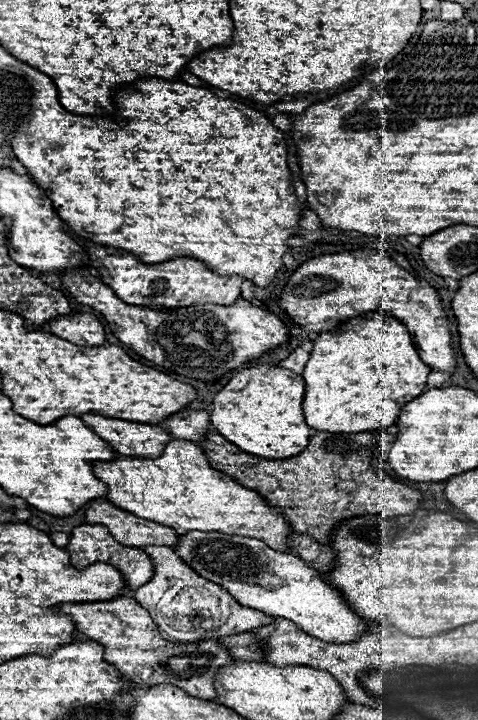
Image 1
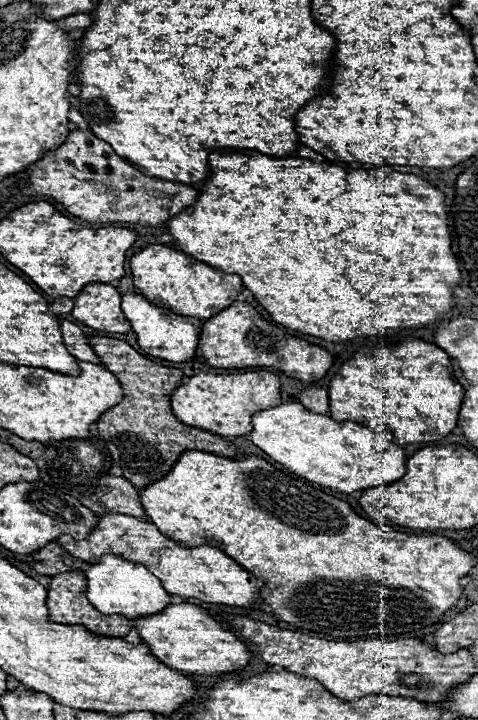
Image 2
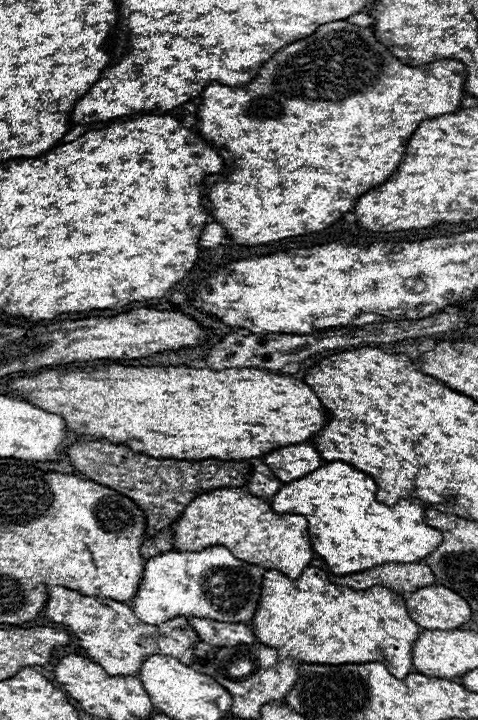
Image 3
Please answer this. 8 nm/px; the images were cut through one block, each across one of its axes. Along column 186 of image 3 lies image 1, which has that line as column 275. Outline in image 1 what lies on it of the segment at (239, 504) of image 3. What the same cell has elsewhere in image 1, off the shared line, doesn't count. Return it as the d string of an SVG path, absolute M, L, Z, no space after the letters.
M172 440L172 442L168 442L164 454L154 460L122 458L122 460L112 460L112 462L98 462L98 464L94 464L94 474L98 480L102 480L108 486L110 504L114 504L122 510L128 510L140 518L170 526L180 536L184 536L192 530L202 530L202 532L216 530L222 534L238 534L238 536L262 540L276 552L290 552L290 536L294 534L294 530L286 522L282 510L276 506L270 506L258 492L240 486L232 476L214 470L208 464L208 458L206 458L202 446L198 446L196 442Z

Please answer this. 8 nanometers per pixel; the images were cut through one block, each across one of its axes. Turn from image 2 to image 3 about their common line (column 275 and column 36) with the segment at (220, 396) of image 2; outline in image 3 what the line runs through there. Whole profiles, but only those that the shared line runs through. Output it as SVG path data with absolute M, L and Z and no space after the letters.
M108 366L98 372L66 372L44 370L34 376L18 376L6 384L10 396L22 398L36 408L64 418L68 430L84 436L96 436L112 444L126 444L132 452L142 452L152 458L176 460L250 460L266 456L274 448L308 442L328 420L314 390L292 376L262 372L256 368L242 370L208 370L208 368L134 368Z

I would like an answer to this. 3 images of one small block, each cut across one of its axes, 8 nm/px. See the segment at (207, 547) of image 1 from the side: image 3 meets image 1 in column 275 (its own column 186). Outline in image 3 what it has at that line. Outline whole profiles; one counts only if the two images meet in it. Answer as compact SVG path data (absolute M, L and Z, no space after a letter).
M210 546L200 552L162 552L146 560L140 586L128 606L146 624L158 624L174 616L250 624L260 600L264 572L256 564L238 560L224 546Z

